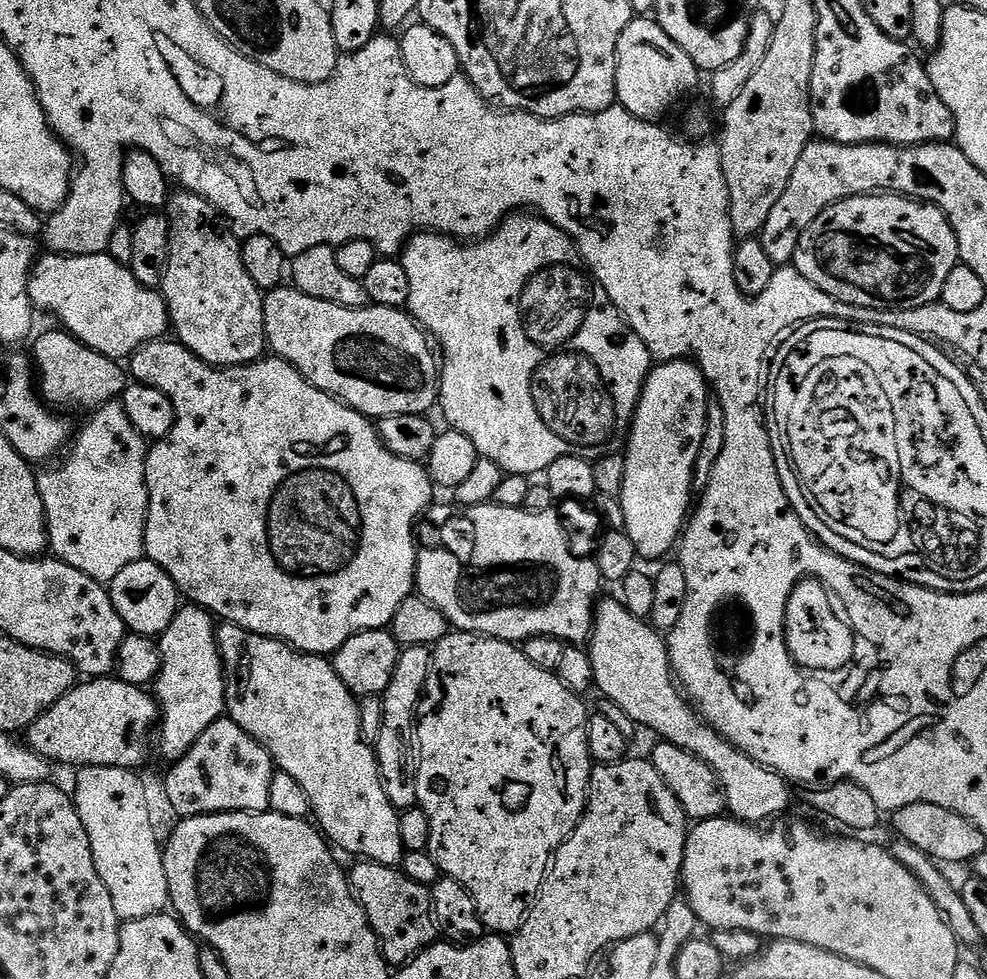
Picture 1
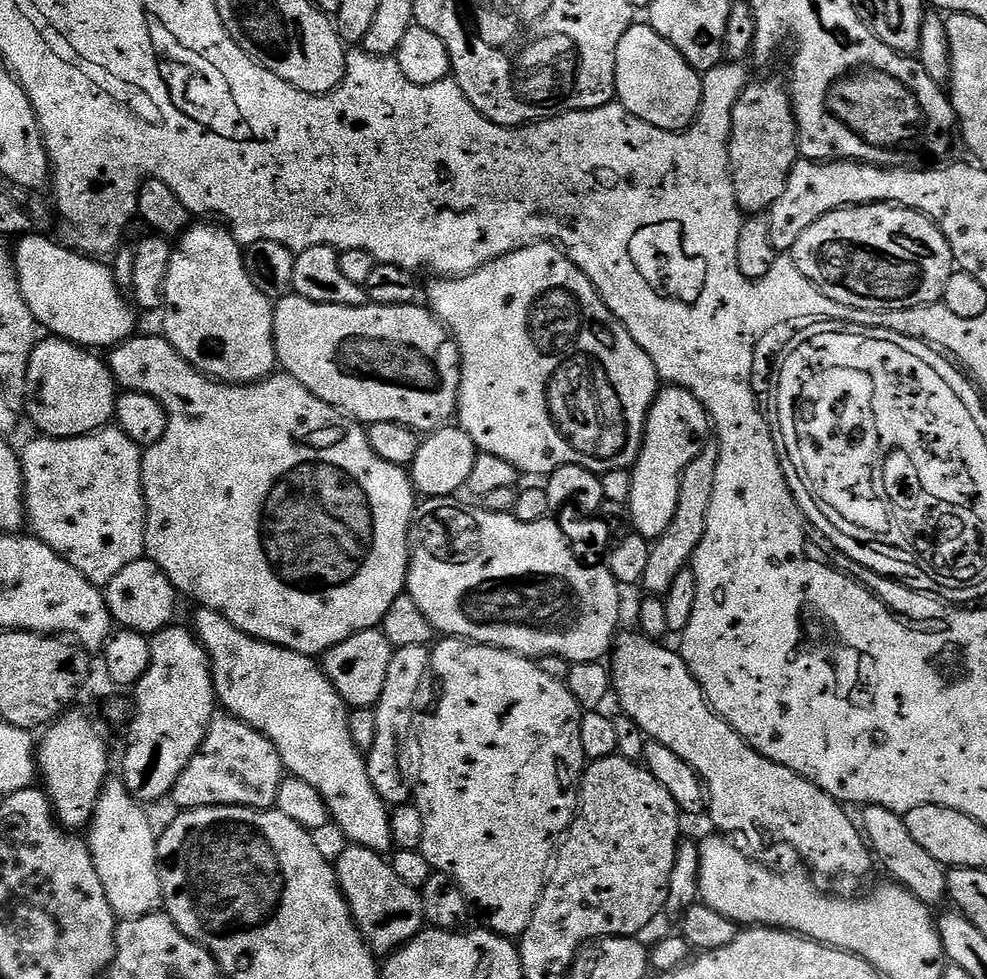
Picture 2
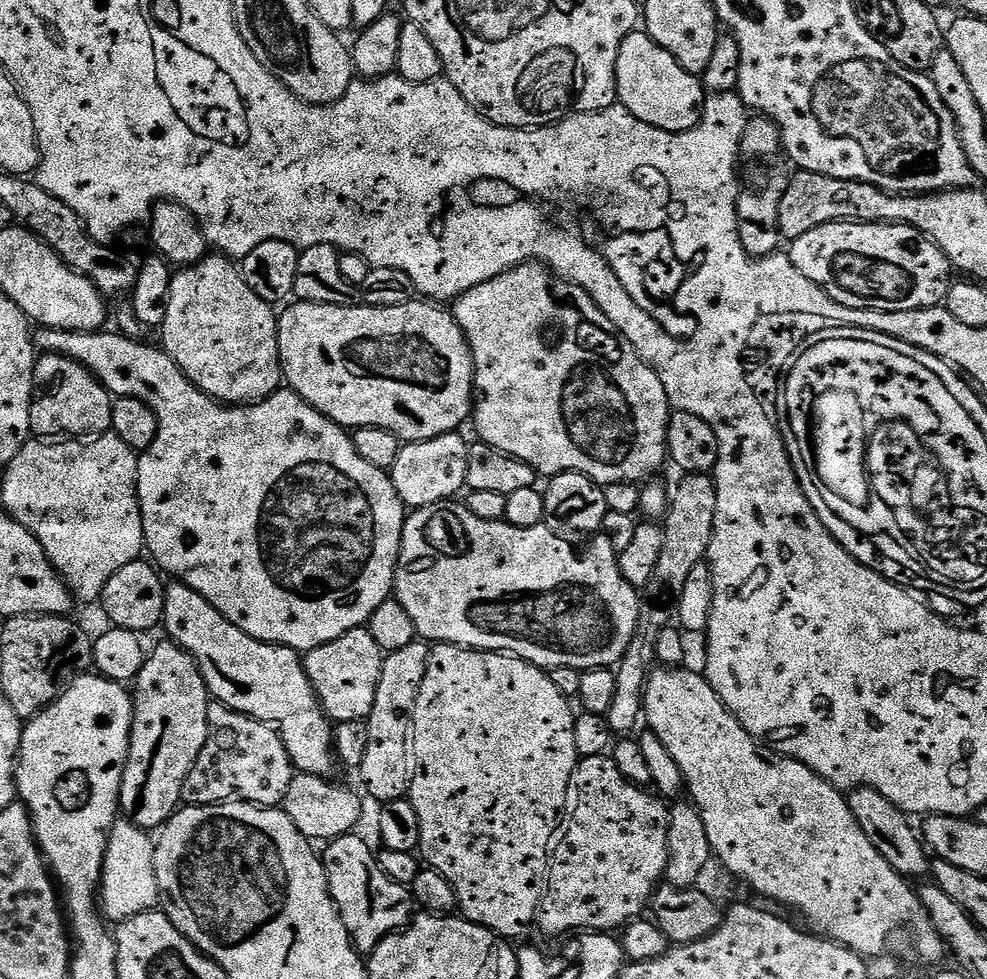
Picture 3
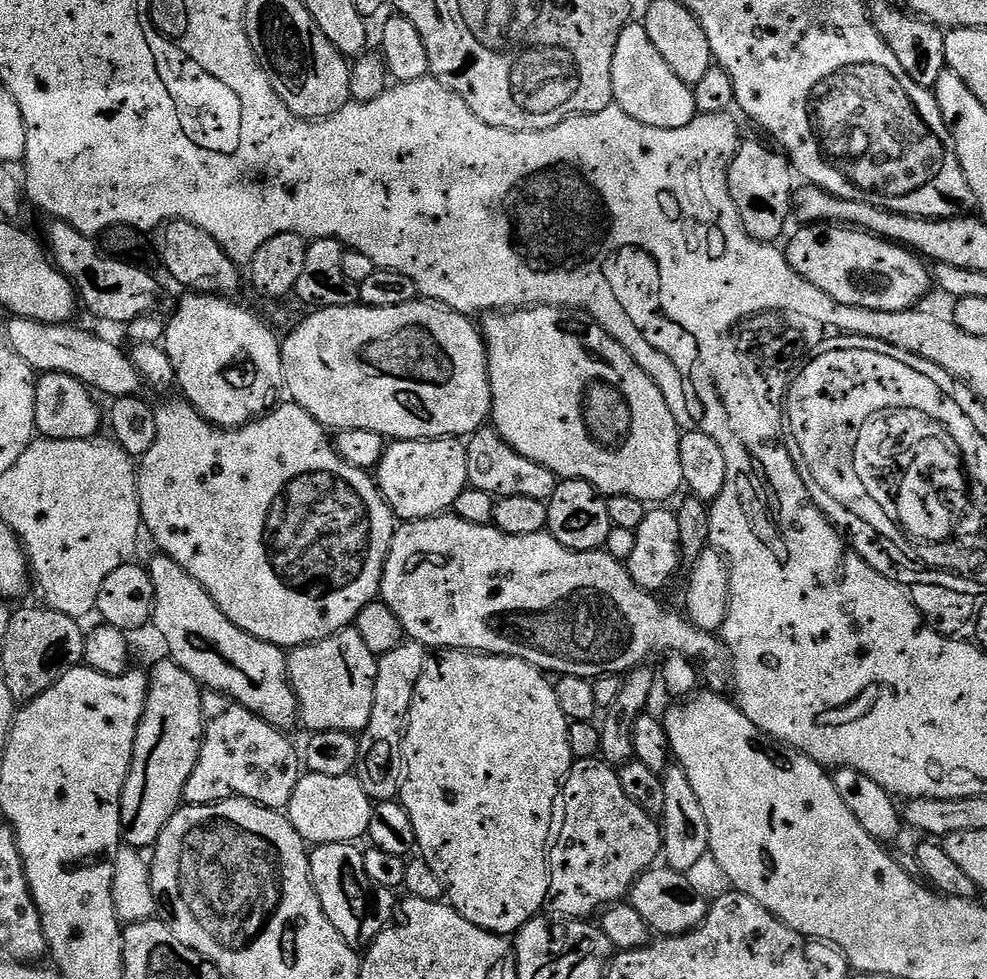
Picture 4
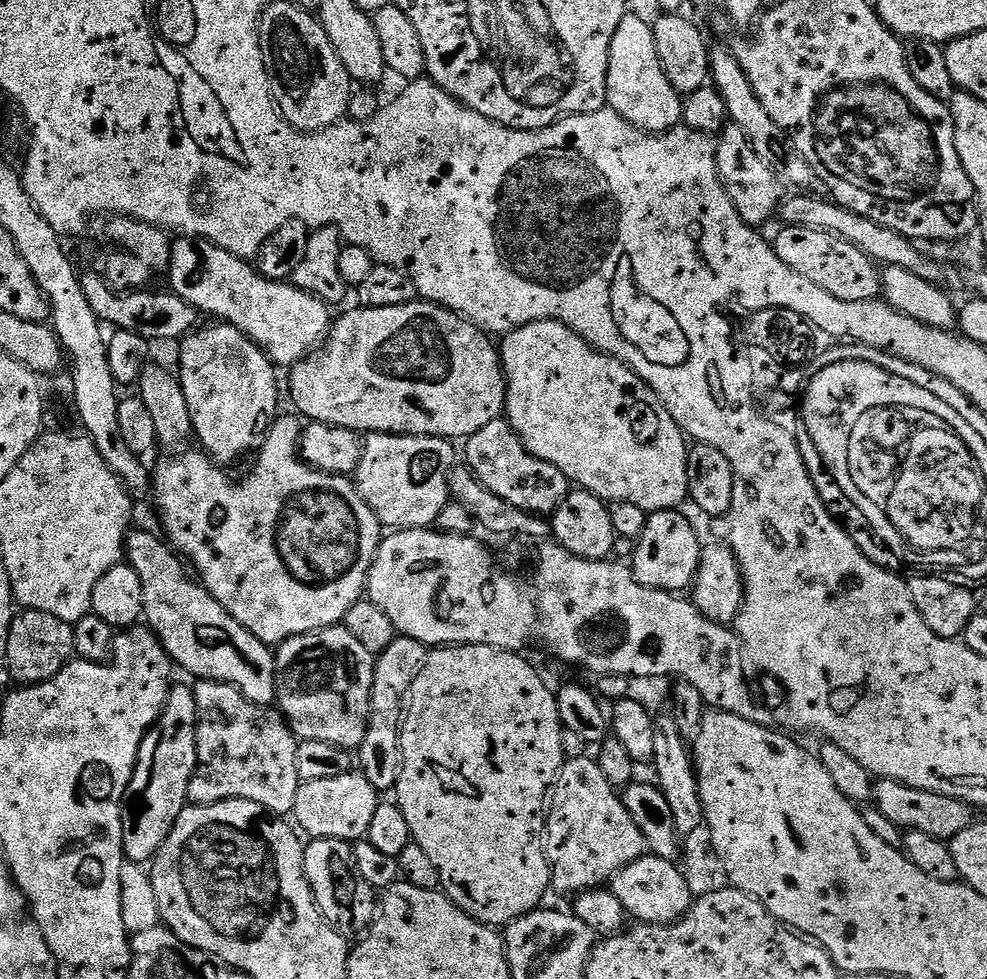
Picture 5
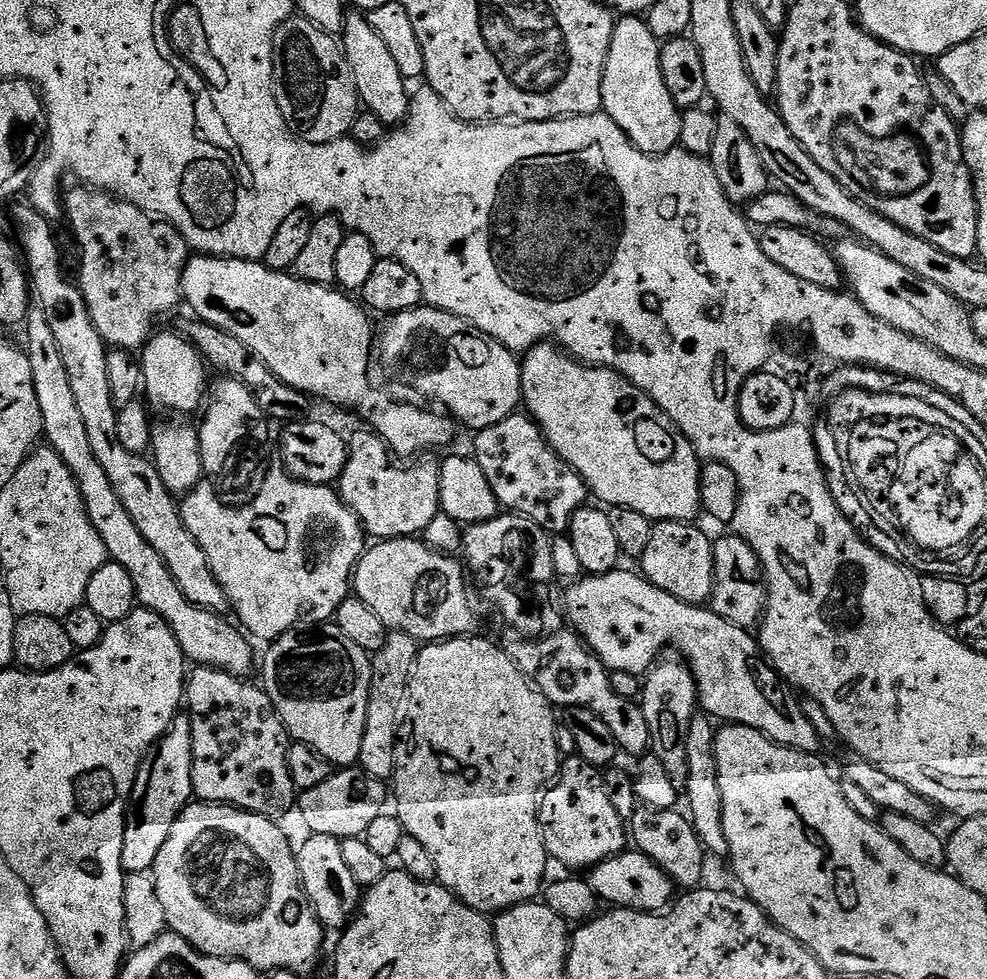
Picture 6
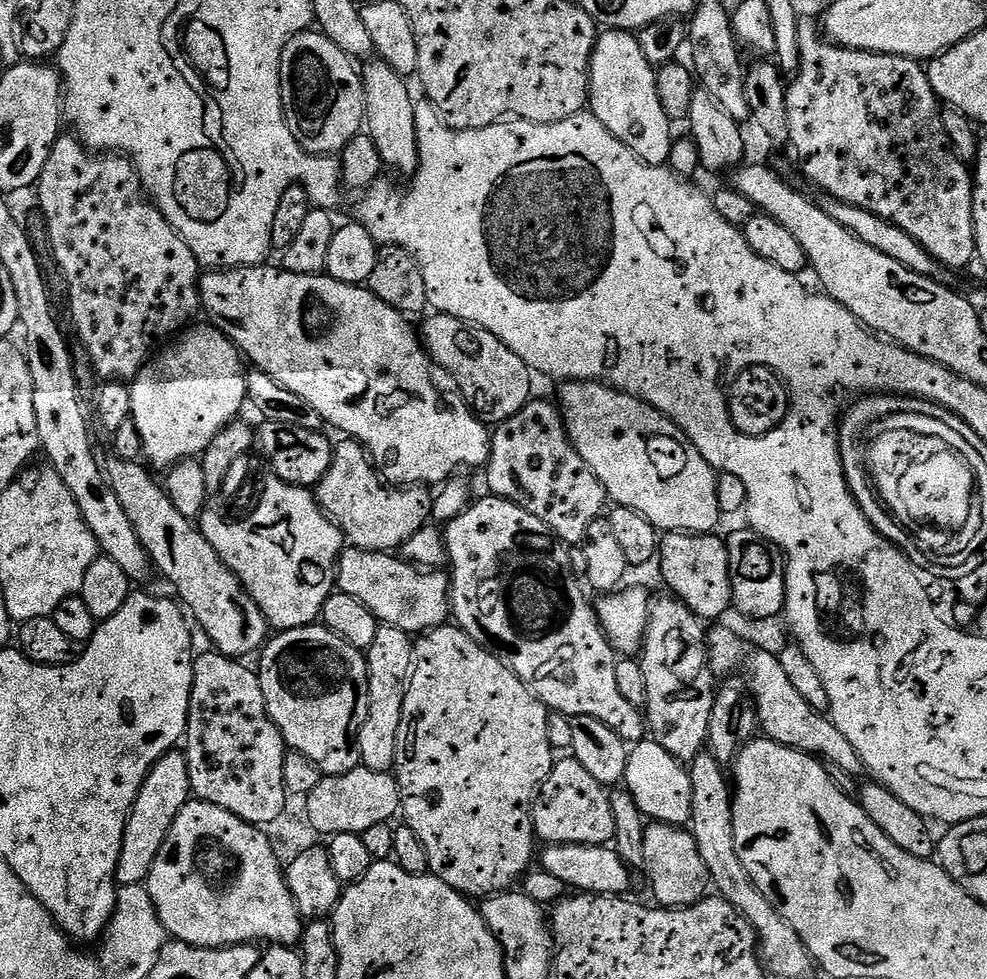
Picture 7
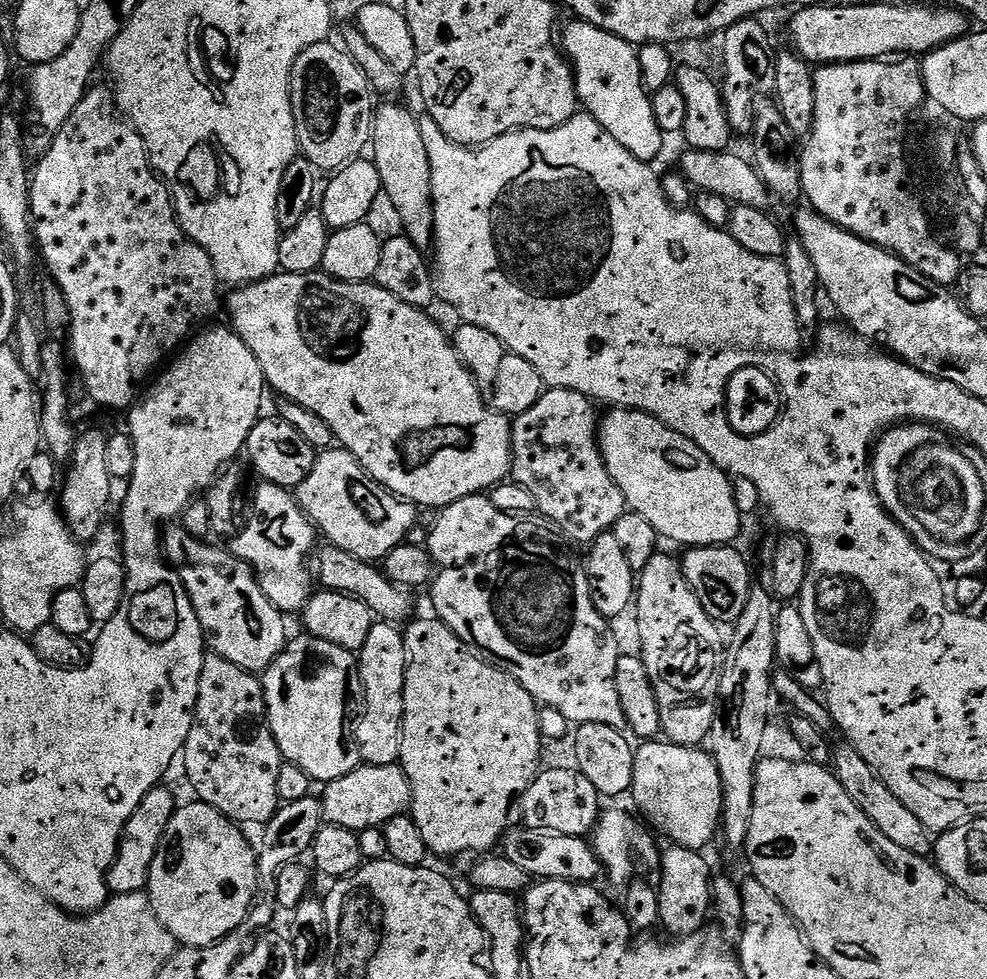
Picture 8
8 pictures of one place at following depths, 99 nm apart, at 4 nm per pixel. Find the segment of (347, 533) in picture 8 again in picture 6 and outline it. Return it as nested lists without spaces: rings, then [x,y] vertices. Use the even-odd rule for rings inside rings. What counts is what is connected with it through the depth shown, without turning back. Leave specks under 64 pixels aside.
[[[371,430],[356,432],[348,440],[348,461],[338,481],[340,497],[364,525],[369,537],[381,540],[402,540],[419,537],[430,526],[430,518],[440,510],[441,461],[420,458],[409,468],[392,464],[393,453],[384,439]]]

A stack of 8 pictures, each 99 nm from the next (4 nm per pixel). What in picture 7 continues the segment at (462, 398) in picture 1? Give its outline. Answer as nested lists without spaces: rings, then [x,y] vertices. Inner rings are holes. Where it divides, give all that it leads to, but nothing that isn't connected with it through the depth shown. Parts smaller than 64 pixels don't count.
[[[569,380],[561,383],[559,388],[560,397],[558,397],[558,403],[564,413],[564,425],[568,431],[568,437],[571,438],[572,445],[578,450],[578,454],[582,454],[586,466],[590,466],[590,470],[594,470],[598,482],[602,482],[602,486],[608,491],[609,501],[613,505],[638,510],[638,514],[642,514],[642,518],[646,518],[646,522],[650,522],[664,534],[669,532],[712,534],[717,531],[716,527],[719,526],[720,520],[722,521],[720,503],[718,502],[718,482],[716,481],[718,473],[715,468],[708,465],[706,458],[702,458],[700,451],[693,446],[690,438],[686,438],[686,434],[682,434],[682,430],[677,424],[670,422],[670,418],[663,416],[654,406],[650,406],[646,402],[642,402],[625,392],[620,392],[616,388],[598,380]]]

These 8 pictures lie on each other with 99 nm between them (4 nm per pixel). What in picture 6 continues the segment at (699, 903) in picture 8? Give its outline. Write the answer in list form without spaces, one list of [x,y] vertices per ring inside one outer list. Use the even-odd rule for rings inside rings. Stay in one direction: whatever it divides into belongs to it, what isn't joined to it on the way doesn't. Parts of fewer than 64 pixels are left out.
[[[637,807],[630,819],[630,840],[635,851],[649,856],[680,890],[695,890],[701,887],[704,876],[704,856],[706,849],[694,830],[691,819],[683,811],[667,808]]]

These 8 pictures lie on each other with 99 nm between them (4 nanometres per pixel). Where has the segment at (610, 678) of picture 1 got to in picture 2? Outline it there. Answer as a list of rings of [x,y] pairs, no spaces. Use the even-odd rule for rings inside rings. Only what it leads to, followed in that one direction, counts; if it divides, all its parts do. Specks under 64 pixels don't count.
[[[625,631],[623,635],[617,639],[614,645],[614,651],[610,656],[610,671],[612,673],[612,687],[614,689],[614,696],[620,699],[619,711],[623,715],[629,716],[632,721],[639,726],[645,734],[648,740],[657,740],[662,746],[668,747],[669,750],[674,750],[674,754],[678,754],[678,758],[682,758],[682,762],[686,762],[691,768],[698,773],[701,780],[704,781],[706,789],[706,812],[707,815],[712,815],[713,829],[719,830],[724,834],[732,834],[728,832],[740,832],[743,828],[765,828],[768,832],[773,832],[780,840],[785,840],[810,867],[816,872],[821,872],[824,876],[845,876],[848,880],[860,880],[868,871],[871,870],[872,864],[874,866],[874,856],[870,851],[869,842],[866,839],[865,833],[858,827],[857,821],[851,820],[848,817],[848,812],[843,803],[839,800],[835,800],[830,793],[826,790],[822,790],[818,784],[810,782],[805,776],[800,776],[796,773],[794,768],[787,768],[782,766],[778,760],[771,760],[766,758],[762,754],[758,754],[758,750],[754,750],[750,745],[746,743],[738,733],[732,729],[726,721],[720,717],[714,709],[709,706],[708,699],[704,696],[702,686],[698,686],[698,682],[694,678],[694,674],[690,674],[690,670],[686,666],[686,662],[680,657],[679,651],[673,650],[672,652],[668,648],[663,648],[663,643],[649,640],[647,636],[643,634],[637,634]]]

